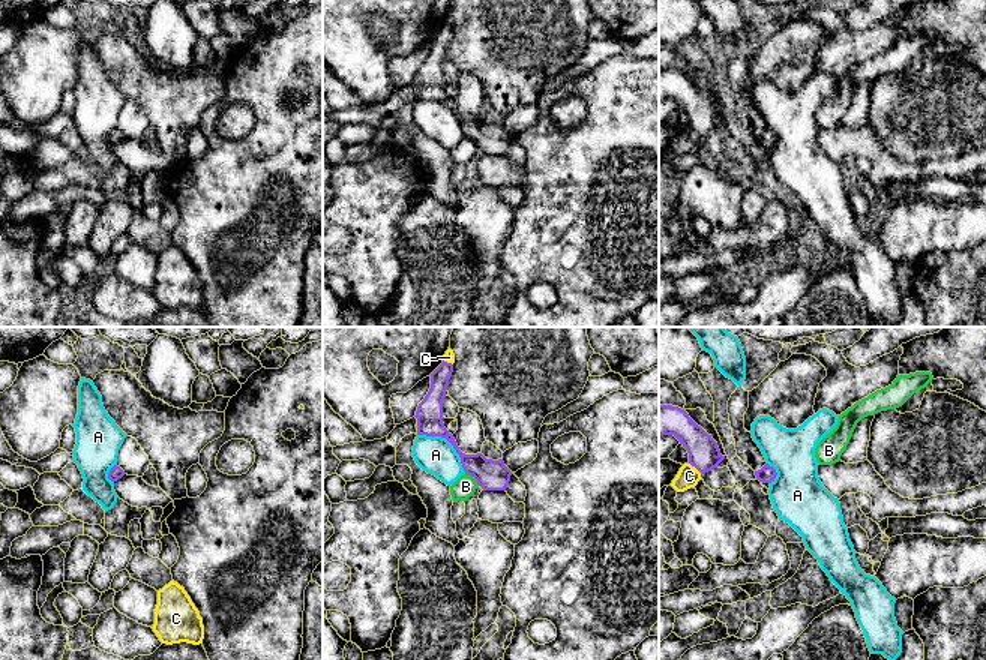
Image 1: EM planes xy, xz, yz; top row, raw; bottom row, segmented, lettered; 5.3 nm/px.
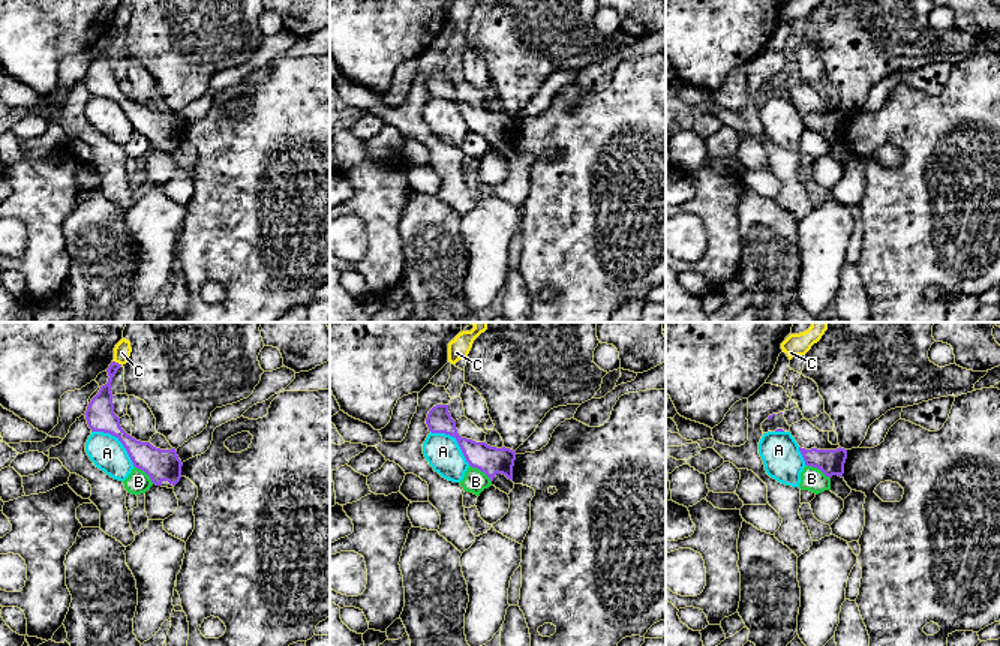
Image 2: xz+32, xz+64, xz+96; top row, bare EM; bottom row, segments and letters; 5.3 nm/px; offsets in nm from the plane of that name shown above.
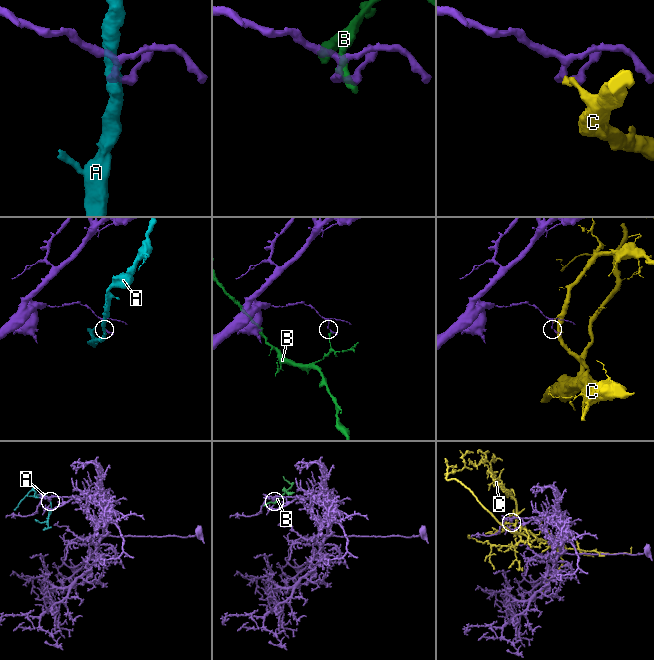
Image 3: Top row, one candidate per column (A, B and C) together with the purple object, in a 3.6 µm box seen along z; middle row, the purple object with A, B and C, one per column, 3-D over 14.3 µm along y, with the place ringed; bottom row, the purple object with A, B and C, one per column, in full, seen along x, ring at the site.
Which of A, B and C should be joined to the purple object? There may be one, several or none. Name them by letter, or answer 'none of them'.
none of them

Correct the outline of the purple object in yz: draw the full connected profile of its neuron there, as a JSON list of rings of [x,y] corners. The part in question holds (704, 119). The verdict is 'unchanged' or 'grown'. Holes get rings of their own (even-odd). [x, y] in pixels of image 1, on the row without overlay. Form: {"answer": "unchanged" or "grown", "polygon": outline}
{"answer": "unchanged", "polygon": [[[659,69],[659,99],[674,99],[689,117],[689,128],[701,138],[725,123],[717,106],[689,78],[672,69]]]}

